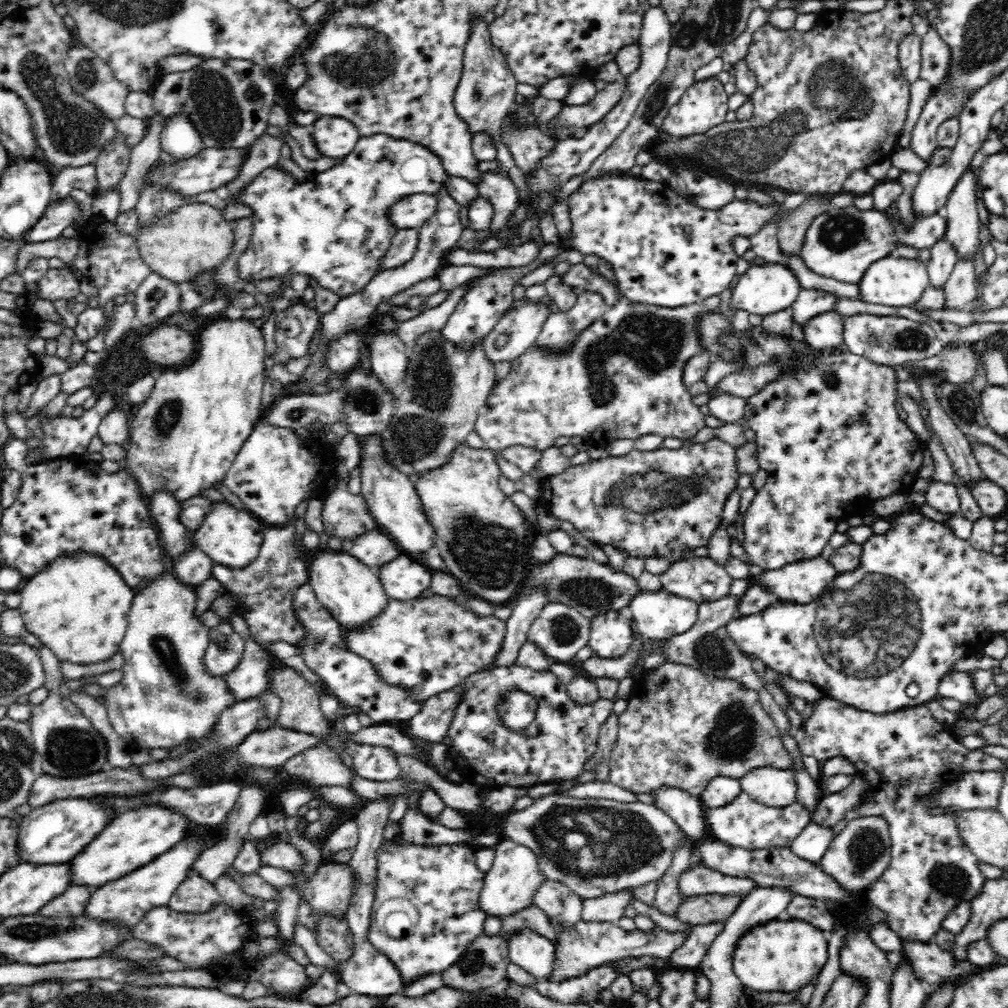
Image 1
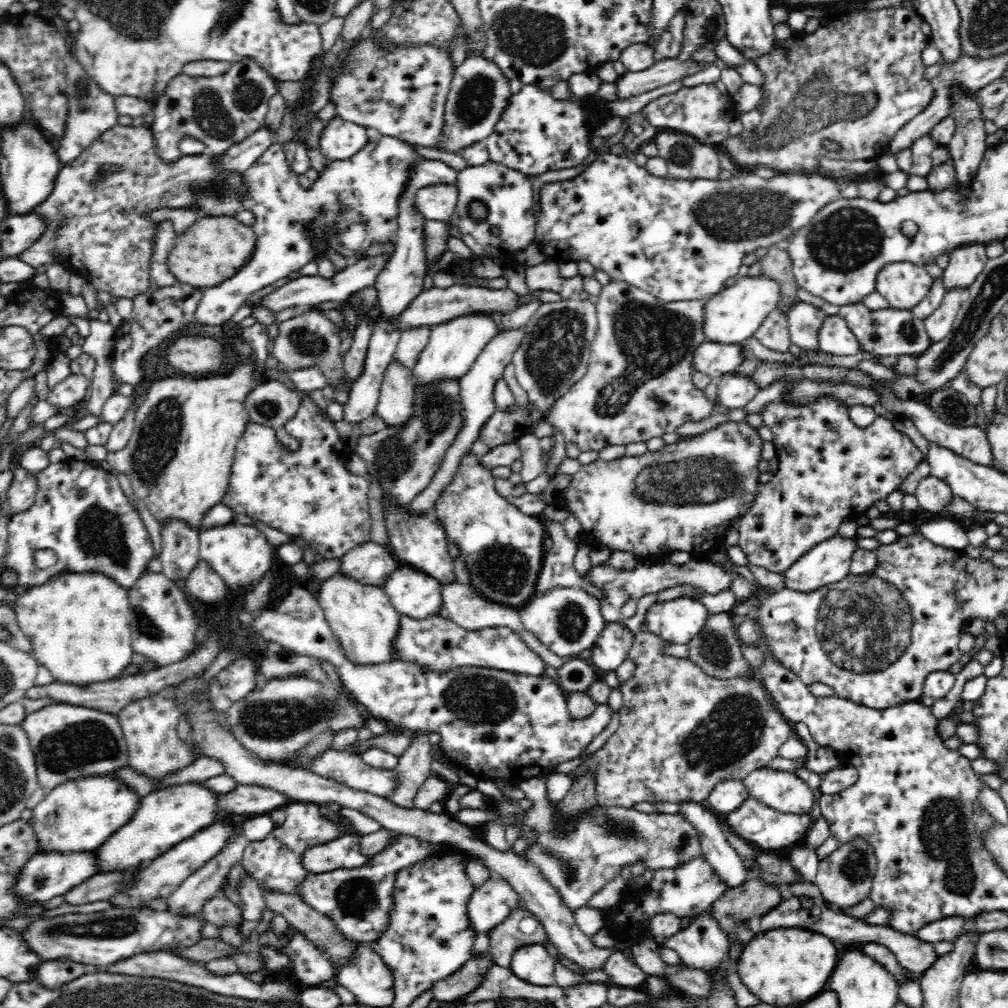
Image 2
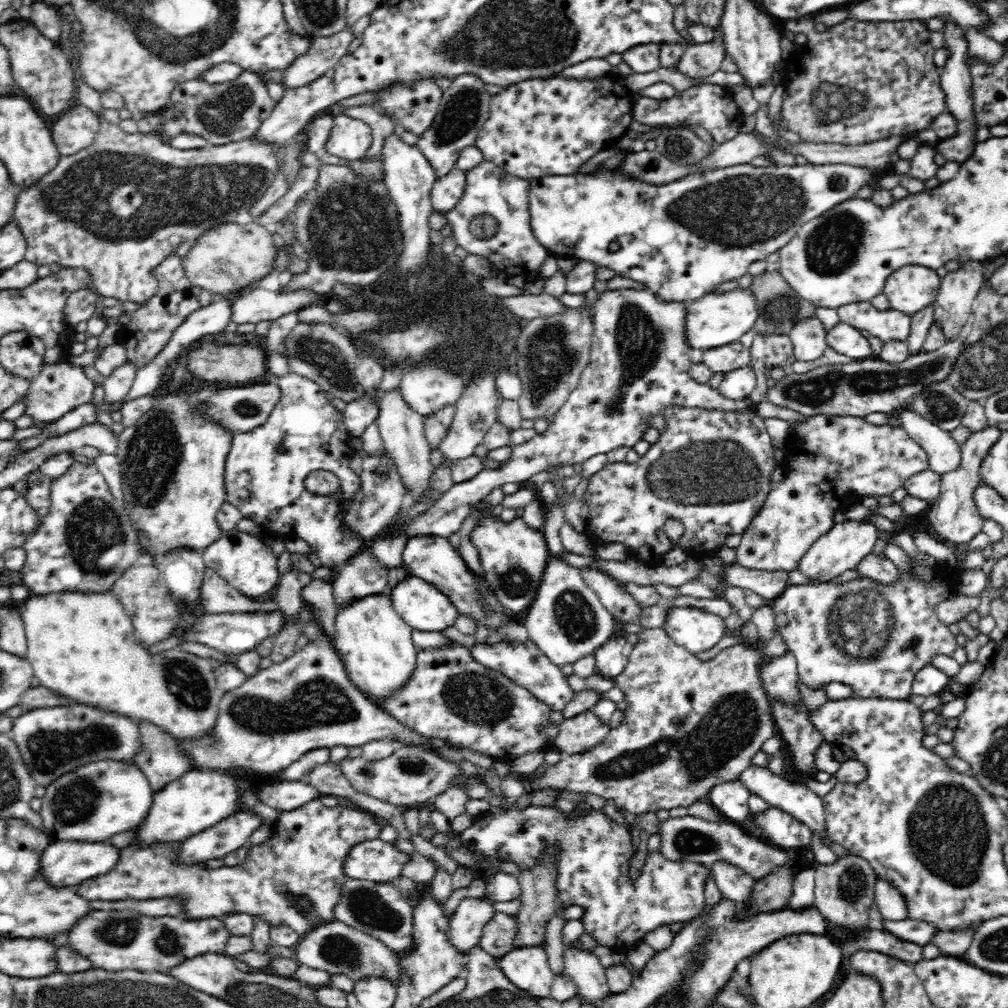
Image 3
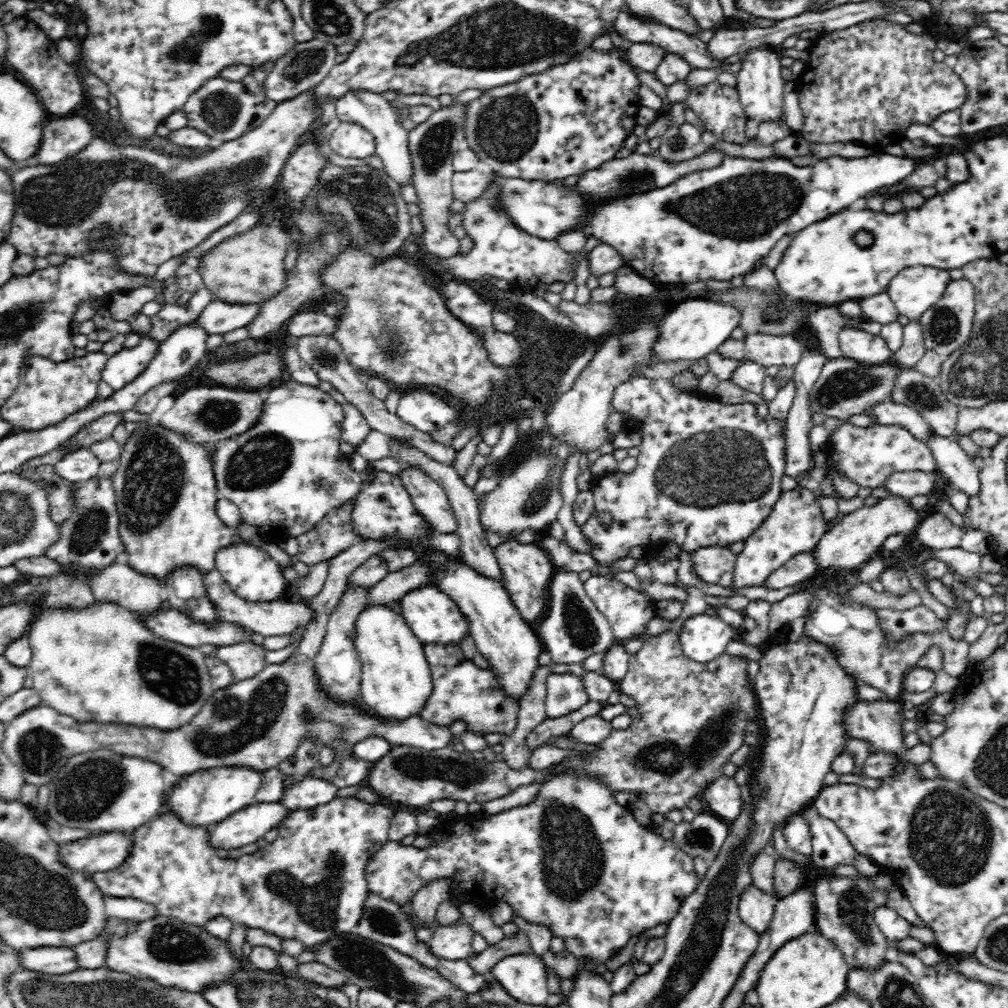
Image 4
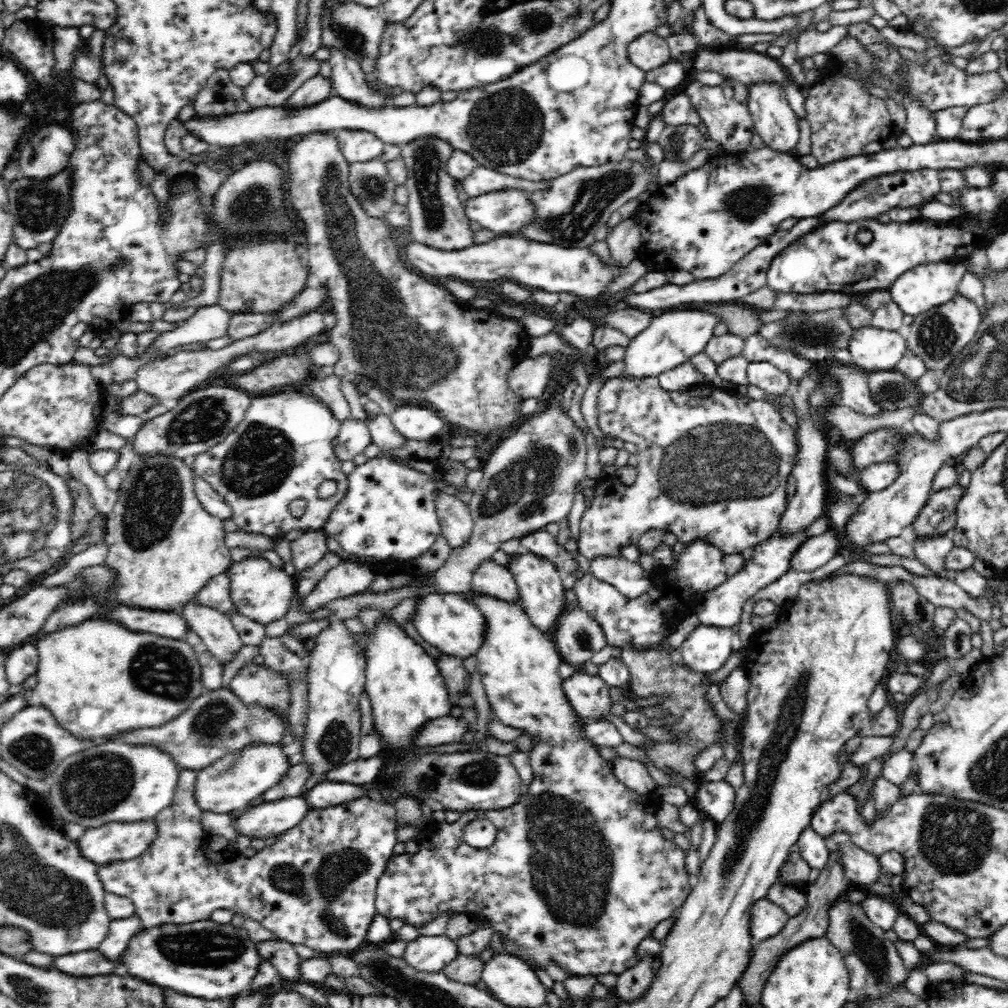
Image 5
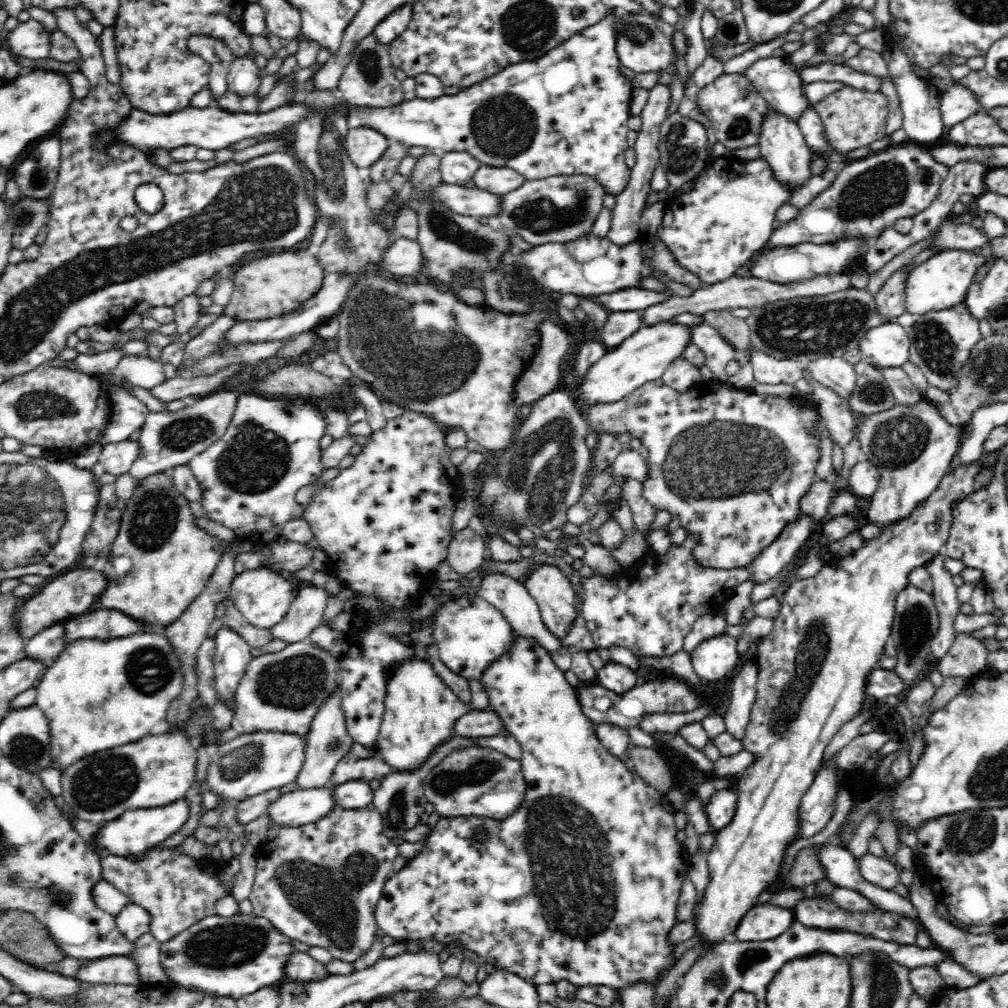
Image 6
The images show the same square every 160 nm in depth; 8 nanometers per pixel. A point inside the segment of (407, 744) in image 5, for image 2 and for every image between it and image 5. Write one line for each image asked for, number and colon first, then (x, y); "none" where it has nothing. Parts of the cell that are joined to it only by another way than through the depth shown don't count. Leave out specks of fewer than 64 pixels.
2: (362, 617)
3: (375, 644)
4: (395, 682)

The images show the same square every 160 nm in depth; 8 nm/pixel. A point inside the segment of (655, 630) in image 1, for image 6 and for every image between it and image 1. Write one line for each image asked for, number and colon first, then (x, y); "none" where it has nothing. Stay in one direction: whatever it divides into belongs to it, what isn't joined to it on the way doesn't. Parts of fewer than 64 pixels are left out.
2: (677, 621)
3: (695, 629)
4: (704, 637)
5: (706, 649)
6: (715, 658)

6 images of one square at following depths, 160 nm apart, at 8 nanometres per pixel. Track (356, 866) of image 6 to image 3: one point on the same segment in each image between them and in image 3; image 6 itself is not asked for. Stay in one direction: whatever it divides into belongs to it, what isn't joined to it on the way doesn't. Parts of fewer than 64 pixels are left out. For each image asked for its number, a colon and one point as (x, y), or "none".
3: (293, 878)
4: (308, 884)
5: (315, 884)

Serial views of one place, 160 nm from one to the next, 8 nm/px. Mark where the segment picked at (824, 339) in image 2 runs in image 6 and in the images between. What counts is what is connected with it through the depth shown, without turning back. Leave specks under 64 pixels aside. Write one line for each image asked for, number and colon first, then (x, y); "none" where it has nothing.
3: (844, 339)
4: (857, 344)
5: (872, 349)
6: (886, 346)

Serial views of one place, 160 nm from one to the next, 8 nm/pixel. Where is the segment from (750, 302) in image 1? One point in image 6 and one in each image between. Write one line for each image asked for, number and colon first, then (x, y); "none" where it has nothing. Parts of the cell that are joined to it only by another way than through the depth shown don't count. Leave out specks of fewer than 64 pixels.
2: (734, 314)
3: (717, 319)
4: (694, 328)
5: (673, 337)
6: (643, 357)

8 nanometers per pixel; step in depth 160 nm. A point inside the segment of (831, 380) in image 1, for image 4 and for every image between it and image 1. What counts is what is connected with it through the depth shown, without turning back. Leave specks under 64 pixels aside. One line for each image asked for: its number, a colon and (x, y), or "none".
2: (829, 470)
3: (832, 462)
4: (868, 456)

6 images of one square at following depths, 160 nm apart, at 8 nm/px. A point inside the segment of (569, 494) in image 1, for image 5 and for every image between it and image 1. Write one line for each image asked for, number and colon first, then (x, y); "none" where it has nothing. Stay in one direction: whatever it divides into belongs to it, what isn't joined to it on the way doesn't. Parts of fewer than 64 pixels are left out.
2: (681, 497)
3: (710, 470)
4: (708, 474)
5: (714, 468)

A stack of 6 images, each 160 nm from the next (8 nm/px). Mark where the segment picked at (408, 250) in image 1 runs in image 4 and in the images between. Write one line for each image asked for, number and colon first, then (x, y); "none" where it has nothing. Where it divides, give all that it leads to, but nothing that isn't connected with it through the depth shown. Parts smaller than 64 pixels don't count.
2: (307, 291)
3: (258, 305)
4: (220, 317)

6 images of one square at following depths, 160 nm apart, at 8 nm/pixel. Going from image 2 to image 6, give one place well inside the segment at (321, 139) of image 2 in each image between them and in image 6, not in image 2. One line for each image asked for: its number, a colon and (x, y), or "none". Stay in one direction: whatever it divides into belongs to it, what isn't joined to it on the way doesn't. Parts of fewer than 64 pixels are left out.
3: (350, 138)
4: (349, 140)
5: (357, 146)
6: (364, 147)

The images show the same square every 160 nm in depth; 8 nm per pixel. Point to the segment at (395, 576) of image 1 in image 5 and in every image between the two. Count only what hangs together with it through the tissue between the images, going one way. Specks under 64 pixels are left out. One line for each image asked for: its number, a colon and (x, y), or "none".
2: (413, 593)
3: (423, 606)
4: (433, 617)
5: (454, 625)

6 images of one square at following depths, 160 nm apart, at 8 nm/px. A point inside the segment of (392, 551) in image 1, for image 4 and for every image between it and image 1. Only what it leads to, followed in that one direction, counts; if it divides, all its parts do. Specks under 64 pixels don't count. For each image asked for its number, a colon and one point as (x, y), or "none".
2: (370, 564)
3: (363, 574)
4: (338, 666)

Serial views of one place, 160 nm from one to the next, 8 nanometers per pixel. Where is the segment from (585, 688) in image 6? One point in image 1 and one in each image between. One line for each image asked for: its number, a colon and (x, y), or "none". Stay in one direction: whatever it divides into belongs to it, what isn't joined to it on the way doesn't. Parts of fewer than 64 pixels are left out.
1: (439, 635)
2: (438, 644)
3: (525, 664)
4: (564, 692)
5: (589, 696)

